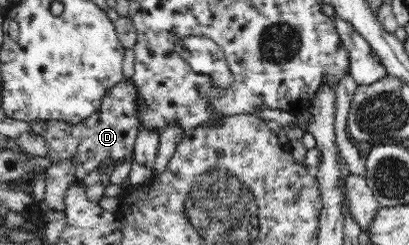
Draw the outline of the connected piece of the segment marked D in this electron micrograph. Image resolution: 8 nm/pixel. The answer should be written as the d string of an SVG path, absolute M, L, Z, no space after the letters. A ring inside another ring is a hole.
M124 77L119 84L111 87L105 93L99 111L93 113L87 119L83 119L81 123L73 125L66 121L47 120L46 133L43 135L48 144L45 157L51 160L50 165L63 160L73 160L75 176L79 180L83 180L87 174L98 168L103 161L109 163L108 167L103 169L103 172L110 173L116 161L131 155L134 150L134 144L140 131L139 110L140 103L138 103L138 95L133 79Z

